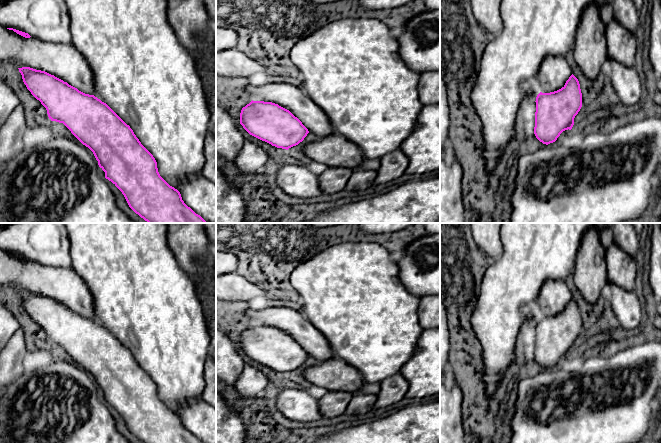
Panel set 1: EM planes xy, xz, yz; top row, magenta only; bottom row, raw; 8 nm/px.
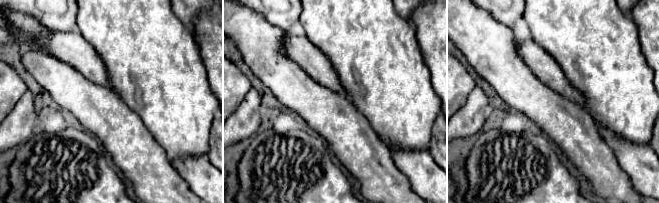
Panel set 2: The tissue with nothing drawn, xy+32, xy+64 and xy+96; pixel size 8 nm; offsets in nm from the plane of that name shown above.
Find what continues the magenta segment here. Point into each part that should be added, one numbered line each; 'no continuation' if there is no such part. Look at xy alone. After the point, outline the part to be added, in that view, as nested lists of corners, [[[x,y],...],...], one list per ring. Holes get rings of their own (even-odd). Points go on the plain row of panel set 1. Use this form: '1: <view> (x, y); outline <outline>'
no continuation

